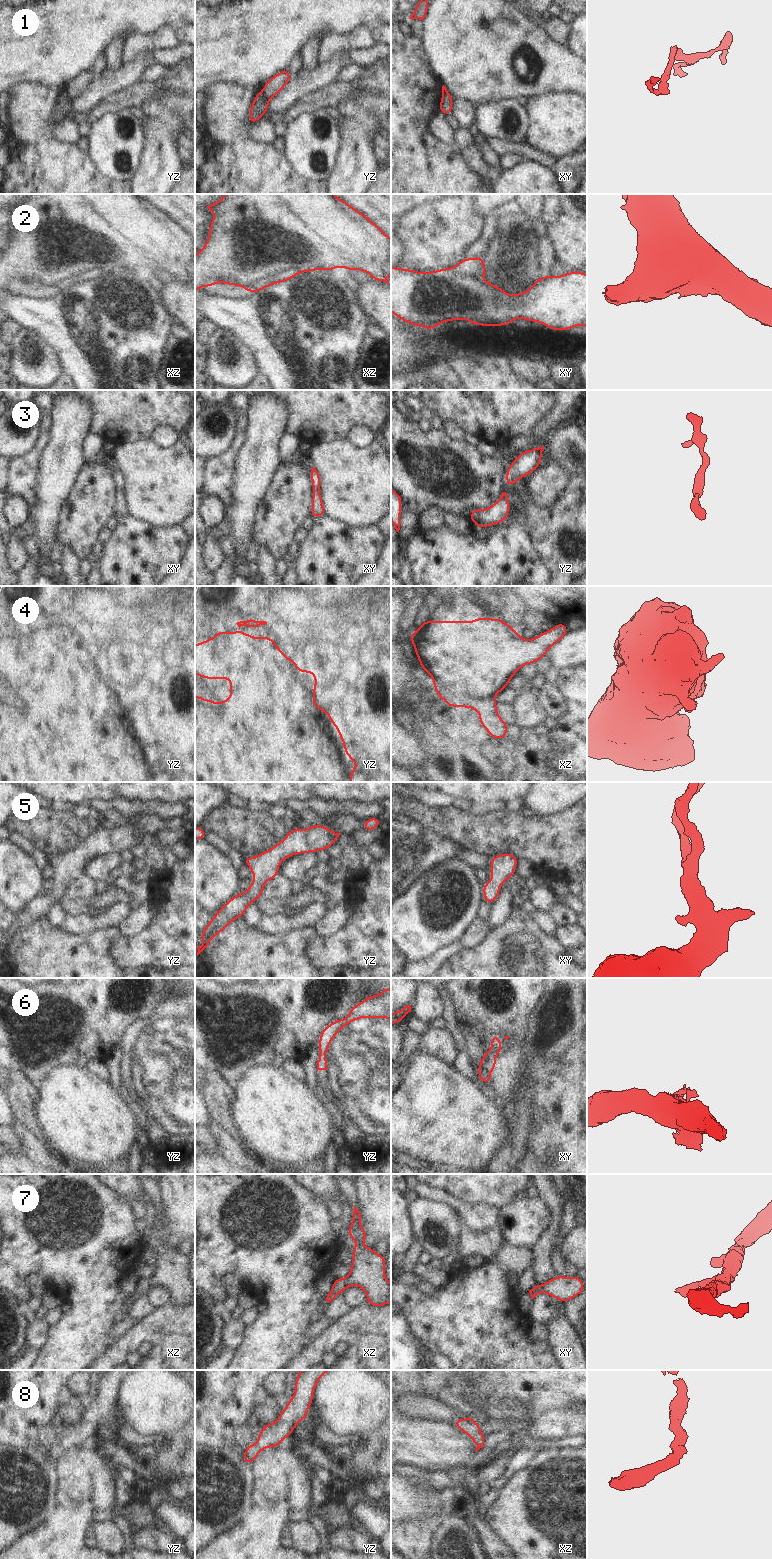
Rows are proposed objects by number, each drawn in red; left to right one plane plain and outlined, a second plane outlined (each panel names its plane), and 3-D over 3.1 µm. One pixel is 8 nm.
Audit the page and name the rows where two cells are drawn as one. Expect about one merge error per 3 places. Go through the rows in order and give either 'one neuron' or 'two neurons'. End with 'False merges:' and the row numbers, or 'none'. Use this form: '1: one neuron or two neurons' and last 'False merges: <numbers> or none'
1: two neurons
2: one neuron
3: one neuron
4: two neurons
5: one neuron
6: one neuron
7: one neuron
8: one neuron
False merges: 1, 4

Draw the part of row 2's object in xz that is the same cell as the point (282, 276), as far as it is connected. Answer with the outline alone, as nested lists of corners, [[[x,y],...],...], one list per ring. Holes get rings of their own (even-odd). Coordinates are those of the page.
[[[225,194],[218,202],[207,208],[214,214],[214,217],[209,227],[208,240],[195,255],[195,293],[201,287],[213,287],[216,283],[240,286],[247,293],[259,293],[266,287],[295,278],[300,272],[316,270],[331,272],[334,268],[348,268],[350,273],[354,270],[361,270],[370,274],[372,280],[389,284],[387,277],[391,275],[391,238],[366,215],[334,194]]]

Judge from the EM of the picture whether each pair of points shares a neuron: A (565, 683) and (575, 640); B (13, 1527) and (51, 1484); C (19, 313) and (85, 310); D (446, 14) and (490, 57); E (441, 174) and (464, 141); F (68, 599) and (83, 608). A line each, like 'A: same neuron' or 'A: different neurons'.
A: different neurons
B: same neuron
C: same neuron
D: same neuron
E: different neurons
F: same neuron

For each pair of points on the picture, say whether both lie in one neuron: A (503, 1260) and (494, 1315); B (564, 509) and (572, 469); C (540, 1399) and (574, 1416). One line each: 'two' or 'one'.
A: one
B: two
C: two

